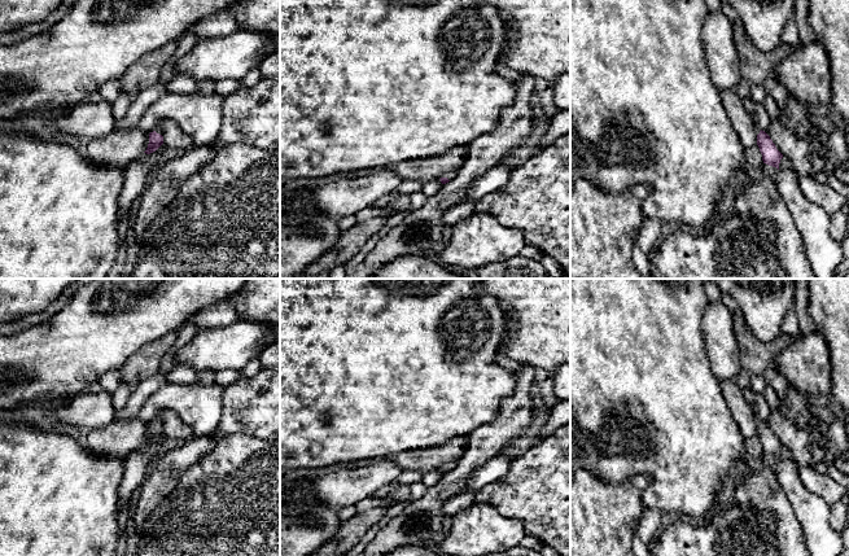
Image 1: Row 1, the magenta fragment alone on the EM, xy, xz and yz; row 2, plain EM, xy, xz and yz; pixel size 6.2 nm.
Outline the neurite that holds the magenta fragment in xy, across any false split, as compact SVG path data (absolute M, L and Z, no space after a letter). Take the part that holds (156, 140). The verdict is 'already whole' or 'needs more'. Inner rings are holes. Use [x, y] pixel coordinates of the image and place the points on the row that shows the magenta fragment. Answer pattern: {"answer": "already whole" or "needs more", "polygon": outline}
{"answer": "needs more", "polygon": "M166 119L159 121L156 127L149 133L149 144L144 153L150 154L156 152L163 144L163 122Z"}

